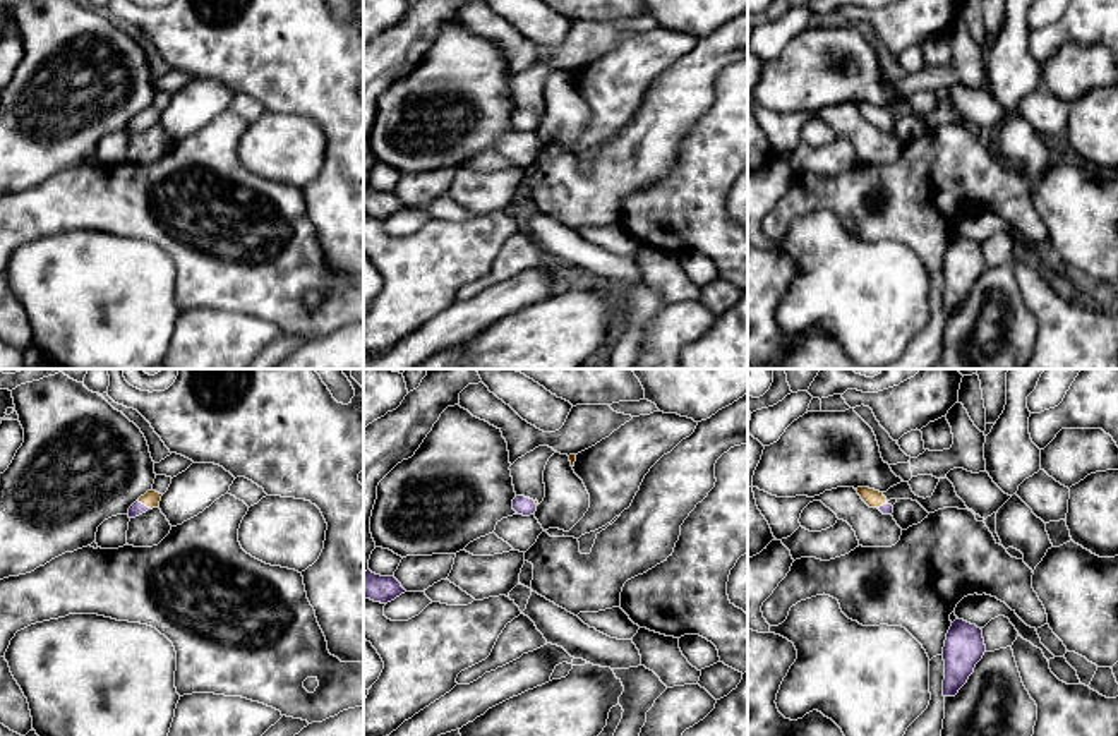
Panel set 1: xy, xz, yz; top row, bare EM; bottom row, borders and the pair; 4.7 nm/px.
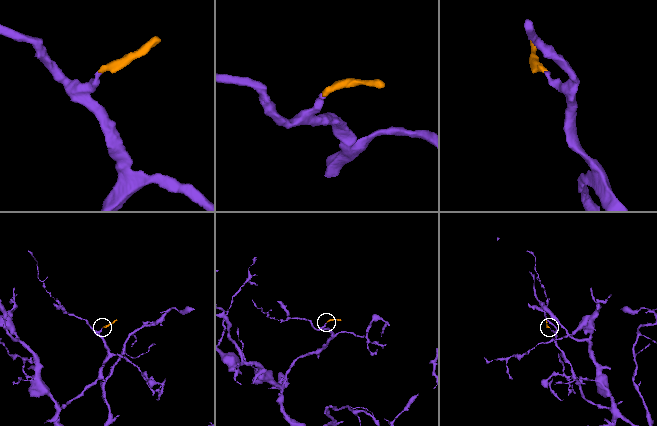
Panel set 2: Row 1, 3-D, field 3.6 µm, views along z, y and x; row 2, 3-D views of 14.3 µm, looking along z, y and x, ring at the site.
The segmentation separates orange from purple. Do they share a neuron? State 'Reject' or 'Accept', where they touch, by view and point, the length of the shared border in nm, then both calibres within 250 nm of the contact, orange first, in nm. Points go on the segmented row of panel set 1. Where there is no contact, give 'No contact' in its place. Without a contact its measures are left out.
Accept. Touches orange at xy (143, 503). Shared border 70 nm. Thickness 80 nm (orange) against 70 nm

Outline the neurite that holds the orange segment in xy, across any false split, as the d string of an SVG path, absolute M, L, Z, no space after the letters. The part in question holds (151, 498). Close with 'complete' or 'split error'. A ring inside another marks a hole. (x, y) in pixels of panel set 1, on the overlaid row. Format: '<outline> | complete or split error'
M147 491L144 496L141 496L130 508L129 508L129 518L135 518L142 513L146 513L149 508L158 508L159 506L159 501L161 501L161 496L159 492L156 491Z | split error

